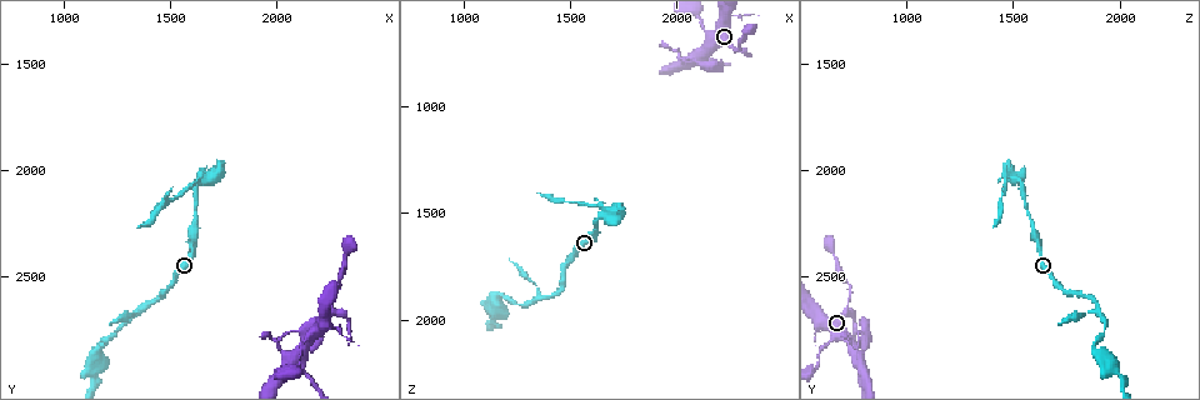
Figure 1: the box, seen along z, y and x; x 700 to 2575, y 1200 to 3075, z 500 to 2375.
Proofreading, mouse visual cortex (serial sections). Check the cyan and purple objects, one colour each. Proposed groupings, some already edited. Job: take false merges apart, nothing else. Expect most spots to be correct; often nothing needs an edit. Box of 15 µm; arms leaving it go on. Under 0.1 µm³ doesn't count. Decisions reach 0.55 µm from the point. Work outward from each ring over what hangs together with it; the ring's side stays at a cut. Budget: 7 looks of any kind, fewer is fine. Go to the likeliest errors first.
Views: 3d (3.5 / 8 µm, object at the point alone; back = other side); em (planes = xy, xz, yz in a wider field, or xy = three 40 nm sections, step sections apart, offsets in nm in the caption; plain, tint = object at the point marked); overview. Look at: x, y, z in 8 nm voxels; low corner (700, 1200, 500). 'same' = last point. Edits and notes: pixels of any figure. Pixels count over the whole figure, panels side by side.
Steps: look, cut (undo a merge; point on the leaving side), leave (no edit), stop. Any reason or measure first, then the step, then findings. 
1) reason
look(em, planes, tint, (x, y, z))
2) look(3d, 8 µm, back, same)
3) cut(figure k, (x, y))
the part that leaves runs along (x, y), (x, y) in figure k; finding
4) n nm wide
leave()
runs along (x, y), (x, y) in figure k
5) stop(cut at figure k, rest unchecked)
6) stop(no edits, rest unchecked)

look(3d, 3.5 µm, (2110, 2850, 760))

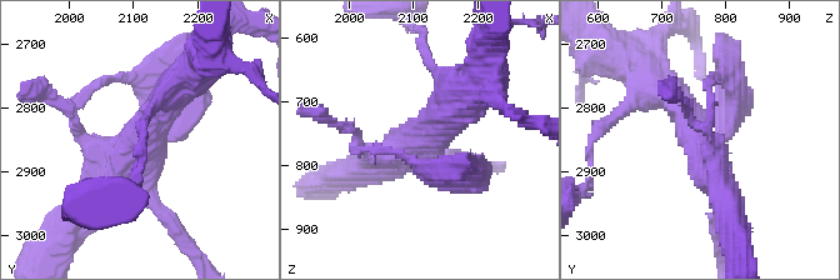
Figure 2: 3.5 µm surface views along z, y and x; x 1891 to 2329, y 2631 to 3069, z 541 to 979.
look(em, planes, tint, (2115, 2850, 760))

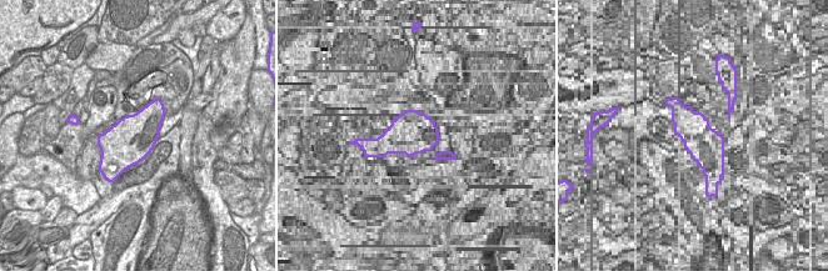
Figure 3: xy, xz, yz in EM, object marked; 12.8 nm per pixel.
leave()
runs along (188, 80), (91, 199) in figure 2; all the same cell

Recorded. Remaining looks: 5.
thick turns thin
look(3d, 8 µm, (1670, 2040, 1500))

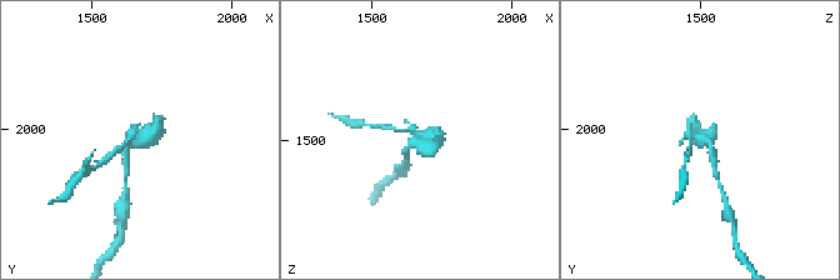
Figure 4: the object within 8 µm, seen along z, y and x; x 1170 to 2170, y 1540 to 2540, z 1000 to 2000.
look(3d, 3.5 µm, (1650, 2040, 1510))

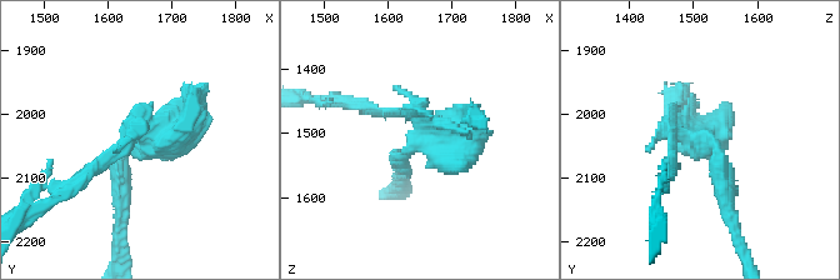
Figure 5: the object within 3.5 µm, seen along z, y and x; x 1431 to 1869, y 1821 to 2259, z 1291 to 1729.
need the tissue
look(em, xy, step 2, tint, (1655, 2045, 1505))

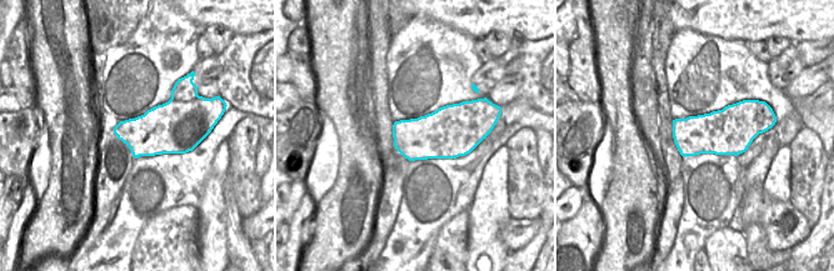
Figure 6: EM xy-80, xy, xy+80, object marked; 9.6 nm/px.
cut(figure 5, (103, 164))
the part that leaves runs along (144, 134), (48, 199) in figure 5; two cells meet here

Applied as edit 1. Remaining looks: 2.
stop(cut at figure 5, rest unchecked)

